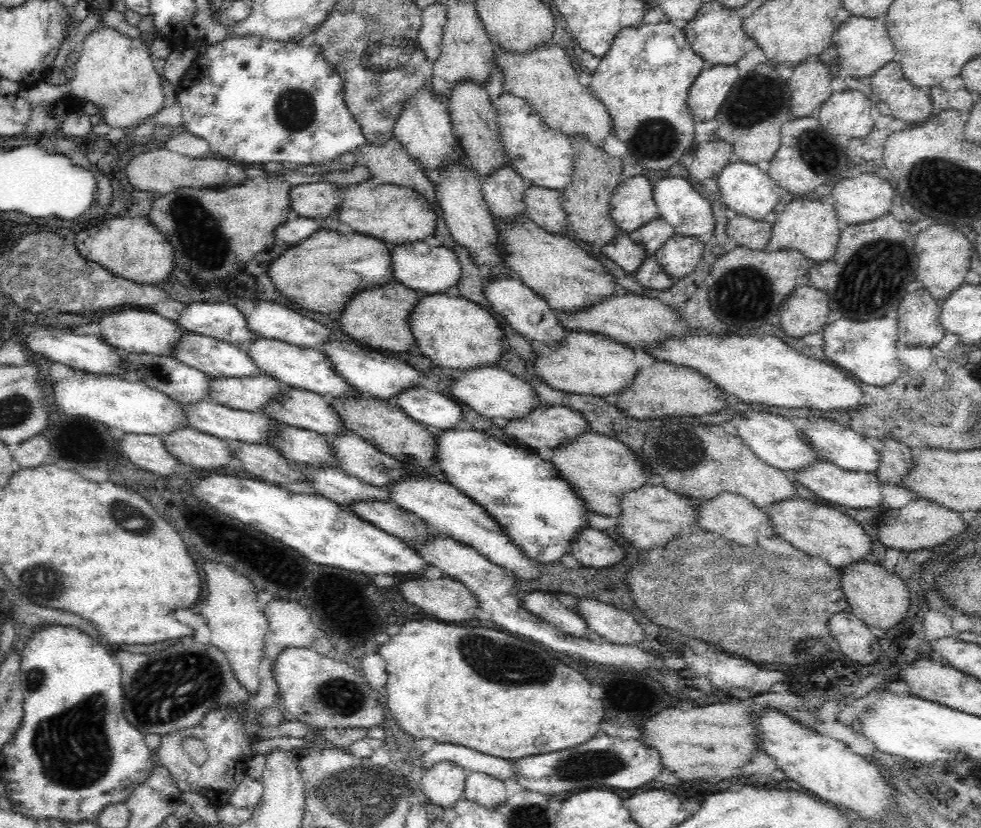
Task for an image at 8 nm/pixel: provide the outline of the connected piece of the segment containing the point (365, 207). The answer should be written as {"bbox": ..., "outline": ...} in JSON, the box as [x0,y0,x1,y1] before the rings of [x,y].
{"bbox":[339,182,437,246],"outline":[[[371,182],[350,185],[343,190],[343,201],[340,206],[339,222],[344,230],[378,238],[389,246],[404,246],[414,242],[424,242],[428,237],[436,236],[437,214],[435,208],[418,192],[411,188],[390,184],[372,184]]]}

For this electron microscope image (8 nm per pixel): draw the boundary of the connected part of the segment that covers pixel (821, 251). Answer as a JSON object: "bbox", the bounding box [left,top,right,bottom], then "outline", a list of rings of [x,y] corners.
{"bbox":[767,198,842,266],"outline":[[[796,198],[785,206],[772,225],[772,237],[767,250],[776,252],[796,250],[817,266],[835,258],[842,225],[837,221],[833,204],[823,203],[821,200]]]}

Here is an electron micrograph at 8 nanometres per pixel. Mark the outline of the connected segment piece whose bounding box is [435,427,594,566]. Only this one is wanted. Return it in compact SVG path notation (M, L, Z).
M452 430L435 432L437 437L437 455L435 464L445 474L447 482L455 486L462 494L469 496L479 504L498 523L504 534L518 546L525 555L536 562L548 566L560 563L560 559L569 554L577 536L588 528L593 510L586 508L585 502L578 498L572 486L557 473L556 467L542 459L536 451L522 450L504 445L479 430Z

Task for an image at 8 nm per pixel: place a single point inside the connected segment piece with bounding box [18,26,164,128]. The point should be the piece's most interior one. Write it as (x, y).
(114, 71)

